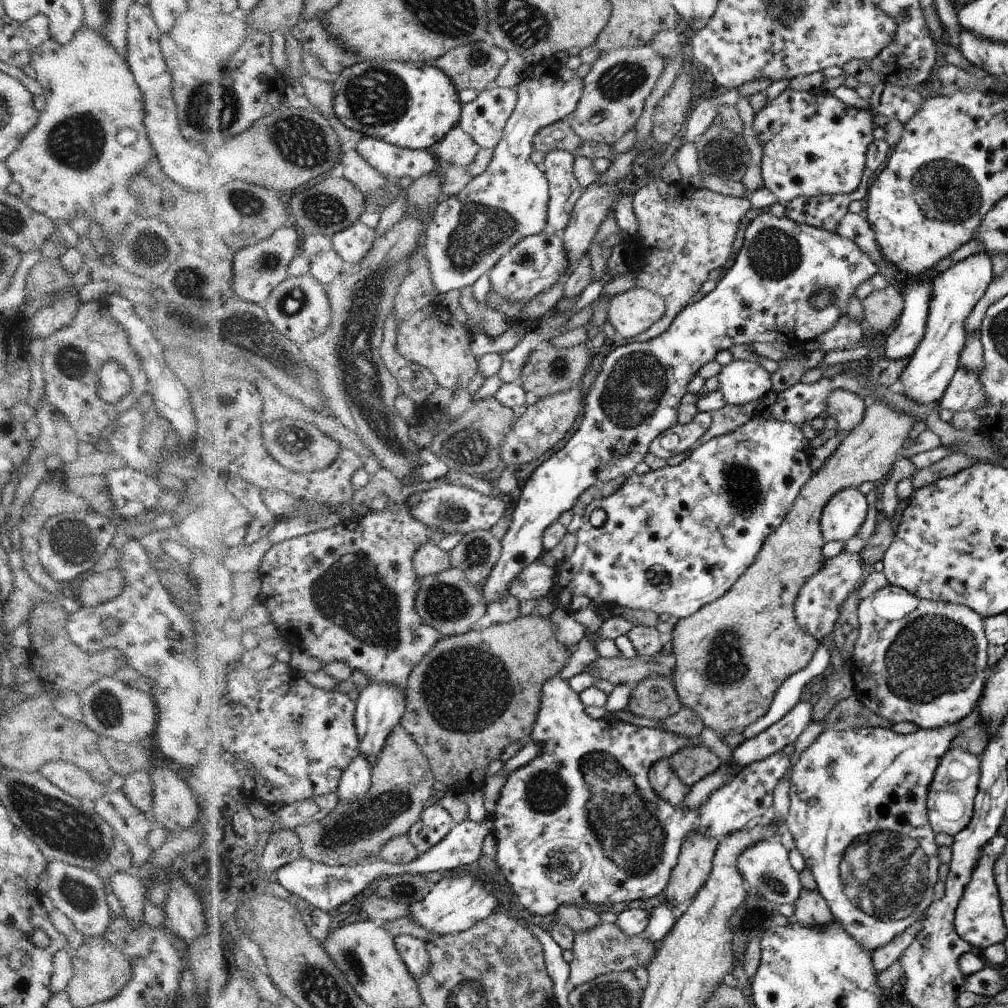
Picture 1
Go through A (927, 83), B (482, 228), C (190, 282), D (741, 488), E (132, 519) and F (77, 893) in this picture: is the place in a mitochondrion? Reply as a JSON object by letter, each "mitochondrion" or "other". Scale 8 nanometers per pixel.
{"A":"other","B":"mitochondrion","C":"mitochondrion","D":"mitochondrion","E":"other","F":"mitochondrion"}

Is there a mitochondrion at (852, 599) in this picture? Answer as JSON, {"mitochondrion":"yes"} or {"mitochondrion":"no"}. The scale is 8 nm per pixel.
{"mitochondrion":"no"}

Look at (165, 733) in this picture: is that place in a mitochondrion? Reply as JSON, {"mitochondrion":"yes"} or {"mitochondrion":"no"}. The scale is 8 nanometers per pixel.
{"mitochondrion":"no"}

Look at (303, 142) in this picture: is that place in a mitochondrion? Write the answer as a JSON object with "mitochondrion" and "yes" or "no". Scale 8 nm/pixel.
{"mitochondrion":"yes"}

